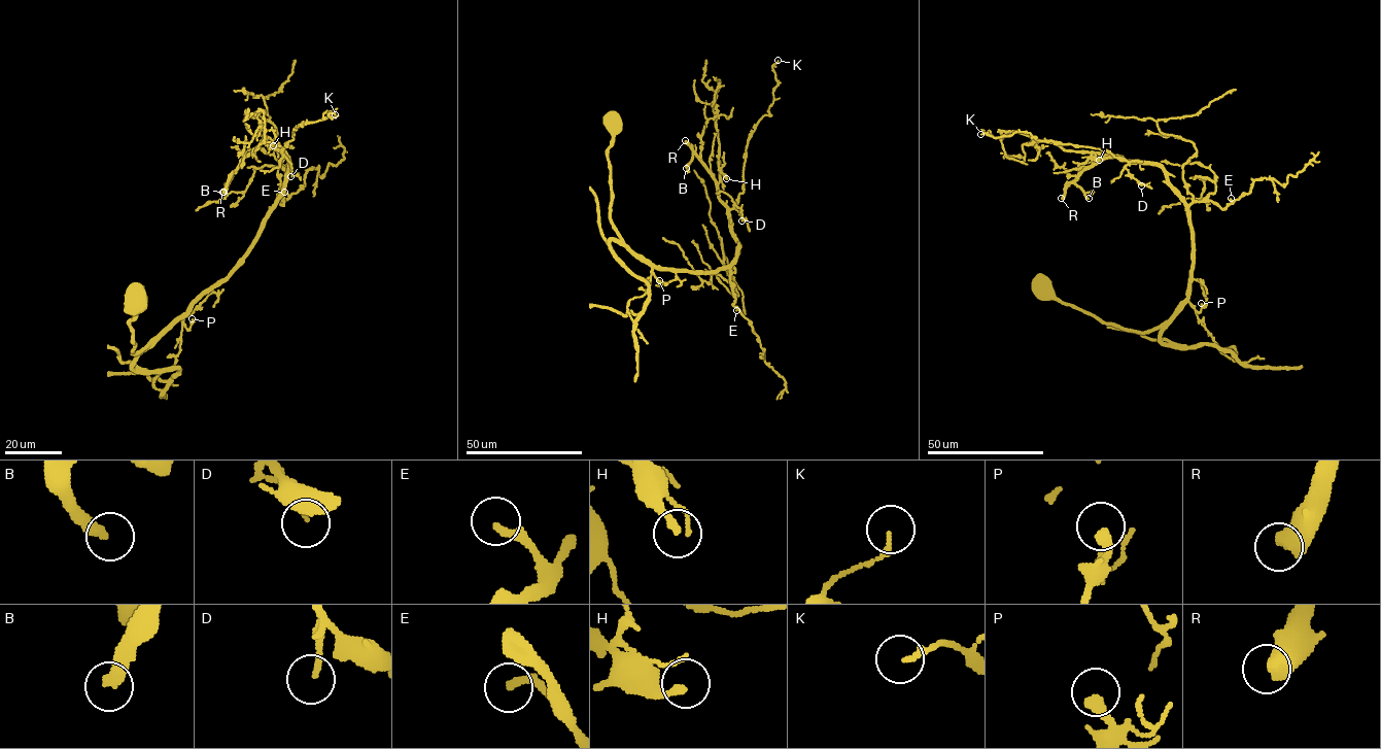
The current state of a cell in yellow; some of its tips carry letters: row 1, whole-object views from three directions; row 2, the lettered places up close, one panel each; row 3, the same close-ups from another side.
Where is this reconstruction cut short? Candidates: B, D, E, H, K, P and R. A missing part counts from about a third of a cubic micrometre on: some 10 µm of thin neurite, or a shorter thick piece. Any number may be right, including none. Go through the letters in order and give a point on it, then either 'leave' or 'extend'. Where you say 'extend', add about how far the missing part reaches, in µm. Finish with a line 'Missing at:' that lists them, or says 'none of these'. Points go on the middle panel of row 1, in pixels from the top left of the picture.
B: (686, 168) | extend | 50 µm
D: (741, 220) | leave
E: (736, 310) | leave
H: (726, 178) | leave
K: (778, 60) | leave
P: (659, 280) | leave
R: (685, 140) | extend | 80 µm
Missing at: B, R

